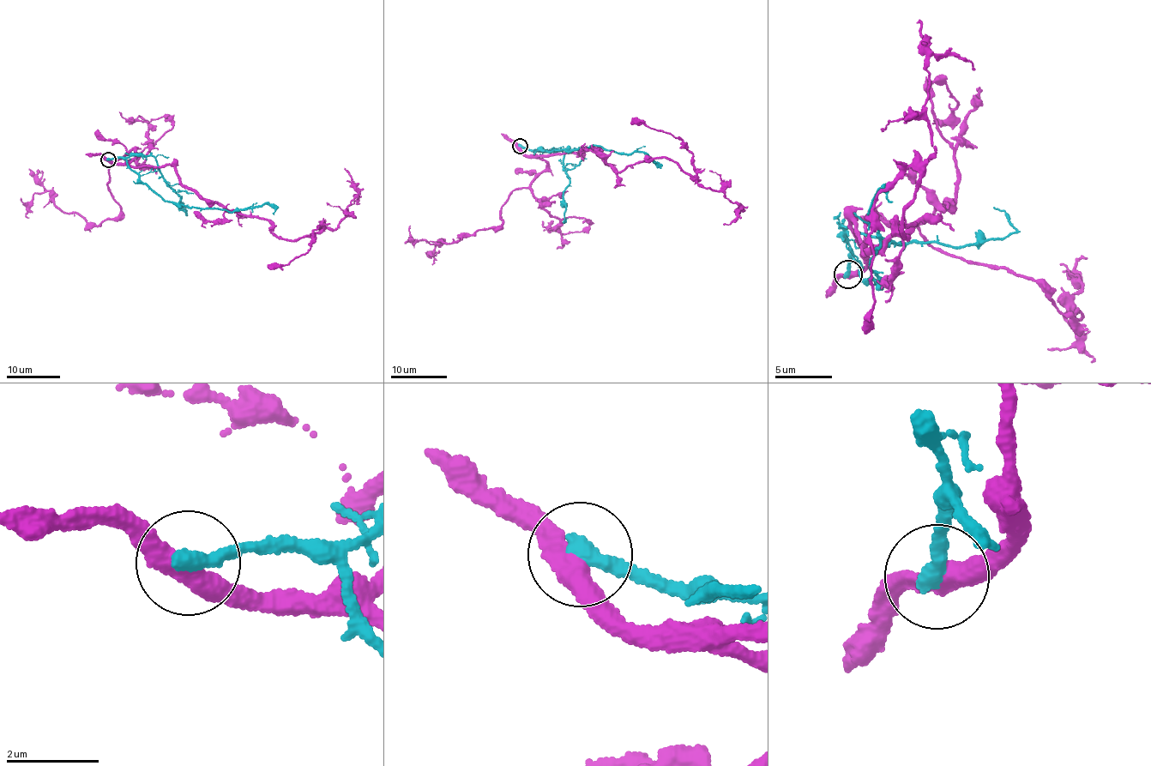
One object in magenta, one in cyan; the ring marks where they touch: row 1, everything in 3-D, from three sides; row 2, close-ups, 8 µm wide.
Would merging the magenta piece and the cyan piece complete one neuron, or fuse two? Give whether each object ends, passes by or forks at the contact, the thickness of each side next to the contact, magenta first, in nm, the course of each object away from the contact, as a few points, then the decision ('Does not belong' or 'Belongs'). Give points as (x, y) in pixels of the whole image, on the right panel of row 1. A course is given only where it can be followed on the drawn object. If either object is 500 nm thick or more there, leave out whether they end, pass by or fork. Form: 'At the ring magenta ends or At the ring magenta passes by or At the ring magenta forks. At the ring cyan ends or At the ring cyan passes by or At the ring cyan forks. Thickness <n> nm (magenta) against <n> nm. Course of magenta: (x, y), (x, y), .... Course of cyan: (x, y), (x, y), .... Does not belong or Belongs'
At the ring magenta passes by. At the ring cyan ends. Thickness 400 nm (magenta) against 400 nm. Course of magenta: (849, 274), (848, 221), (867, 250), (914, 226), (892, 218), (907, 235), (909, 168), (875, 207), (872, 330). Course of cyan: (849, 274), (849, 256), (861, 278), (882, 288), (867, 265), (881, 240), (867, 214), (880, 190), (889, 202). Does not belong

